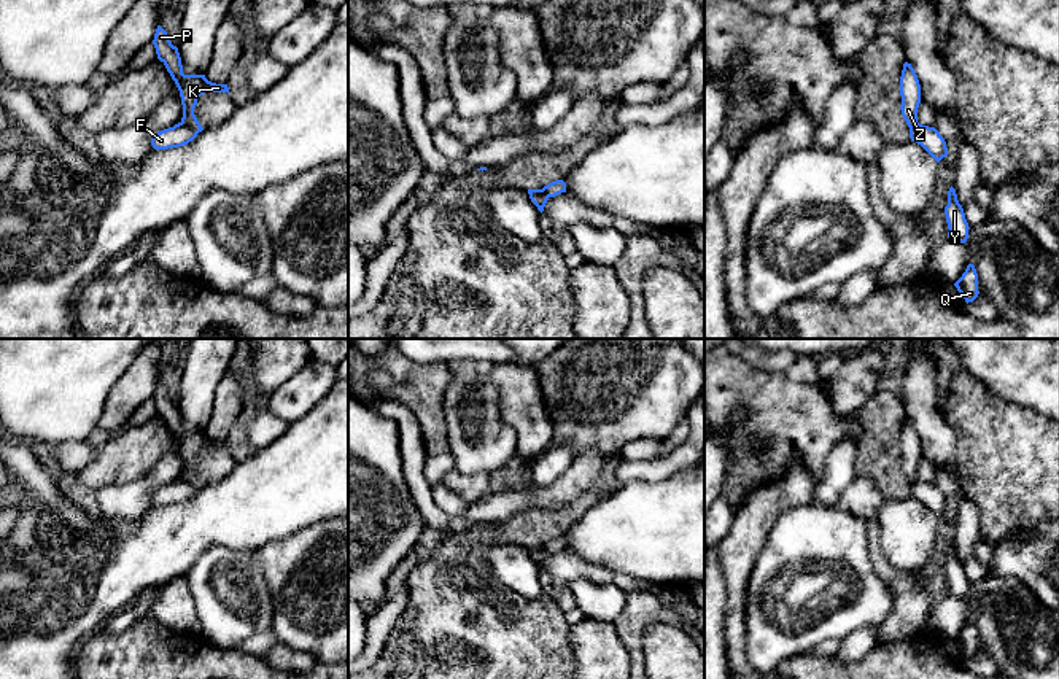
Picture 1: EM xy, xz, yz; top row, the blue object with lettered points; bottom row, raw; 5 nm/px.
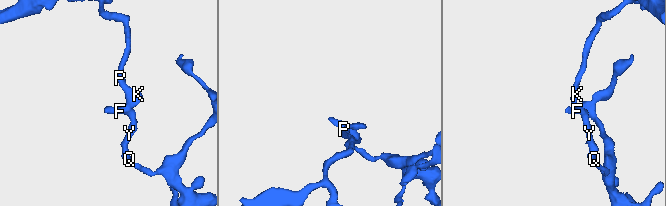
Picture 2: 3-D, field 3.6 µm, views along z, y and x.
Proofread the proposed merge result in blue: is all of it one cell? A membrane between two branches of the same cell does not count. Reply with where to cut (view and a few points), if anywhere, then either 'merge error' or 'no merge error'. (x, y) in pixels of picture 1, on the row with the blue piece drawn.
xy (182, 120), (197, 132) | merge error

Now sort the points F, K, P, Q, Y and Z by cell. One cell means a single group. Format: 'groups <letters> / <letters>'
groups F Q Y / K P Z

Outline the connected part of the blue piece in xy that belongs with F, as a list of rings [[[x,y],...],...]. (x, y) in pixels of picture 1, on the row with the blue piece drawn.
[[[183,121],[175,124],[173,127],[164,129],[157,132],[151,138],[151,145],[154,149],[169,149],[188,145],[197,137],[199,132],[192,130]]]

